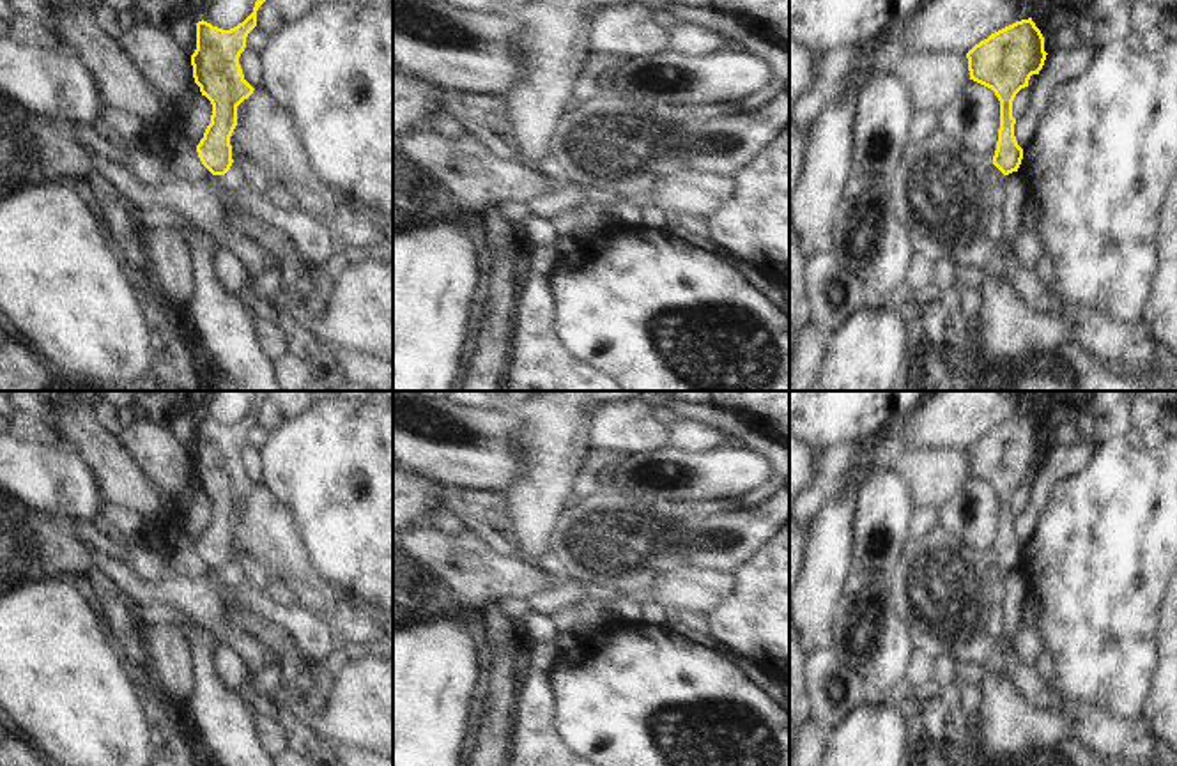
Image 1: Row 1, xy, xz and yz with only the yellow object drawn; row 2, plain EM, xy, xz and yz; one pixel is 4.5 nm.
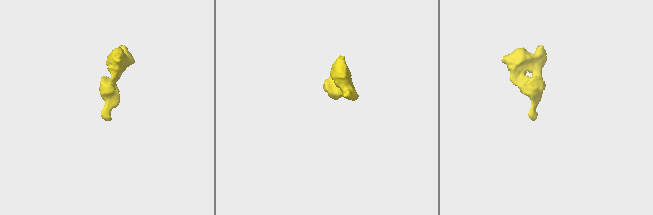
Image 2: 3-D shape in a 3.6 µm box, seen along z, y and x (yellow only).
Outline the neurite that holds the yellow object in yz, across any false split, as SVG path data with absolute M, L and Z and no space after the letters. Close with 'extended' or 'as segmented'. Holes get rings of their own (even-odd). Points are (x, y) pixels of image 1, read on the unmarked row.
M1032 414L1016 417L991 430L966 449L970 476L991 485L1000 497L1000 525L993 561L1004 571L1018 568L1023 555L1023 545L1014 532L1016 515L1012 513L1012 497L1021 485L1028 483L1030 472L1039 471L1046 451L1044 433Z | as segmented

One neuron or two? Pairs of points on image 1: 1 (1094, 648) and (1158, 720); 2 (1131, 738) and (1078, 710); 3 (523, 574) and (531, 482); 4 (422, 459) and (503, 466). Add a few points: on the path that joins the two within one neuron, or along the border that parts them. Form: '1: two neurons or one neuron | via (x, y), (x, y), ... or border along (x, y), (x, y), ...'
1: two neurons | border along (1156, 666), (1156, 676), (1140, 720)
2: one neuron | via (1119, 738), (1110, 738), (1091, 719)
3: two neurons | border along (519, 556), (535, 565)
4: one neuron | via (441, 459), (484, 459)

